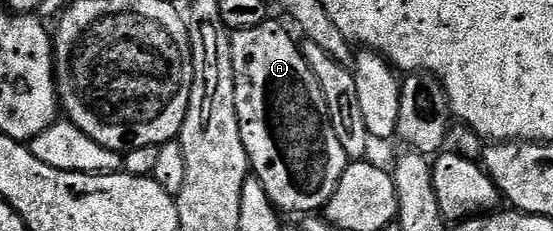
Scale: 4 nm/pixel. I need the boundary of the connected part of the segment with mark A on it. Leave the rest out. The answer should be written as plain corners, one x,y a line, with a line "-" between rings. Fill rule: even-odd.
266,21
262,25
254,25
250,29
242,29
241,31
232,31
232,64
234,65
234,105
238,113
238,125
242,133
242,145
248,154
248,162
250,171
255,178
262,181
262,185
266,189
266,193
270,197
272,204
281,212
287,211
304,211
300,213
316,213
319,209
327,208
330,197
334,197
334,189
338,189
338,181
342,177
342,173
348,168
349,160
346,153
342,149
342,145
338,142
338,136
334,133
334,129
330,125
330,117
326,109
326,101
322,97
322,89
320,82
314,77
312,70
308,68
308,62
304,59
303,50
292,40
292,35
280,23
272,23

